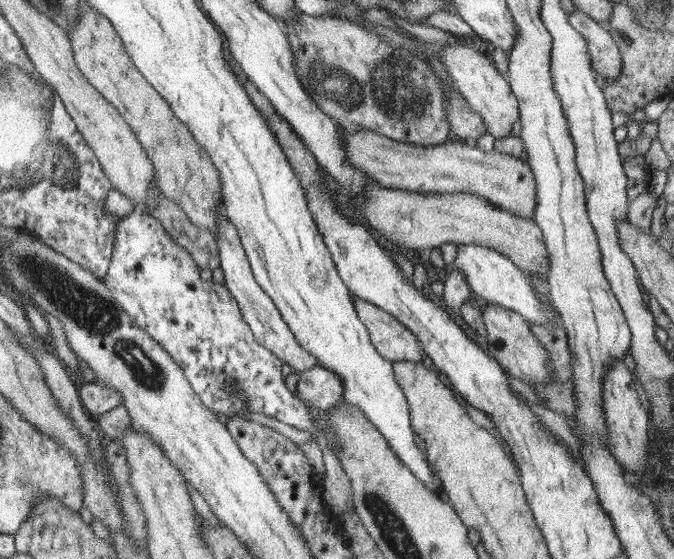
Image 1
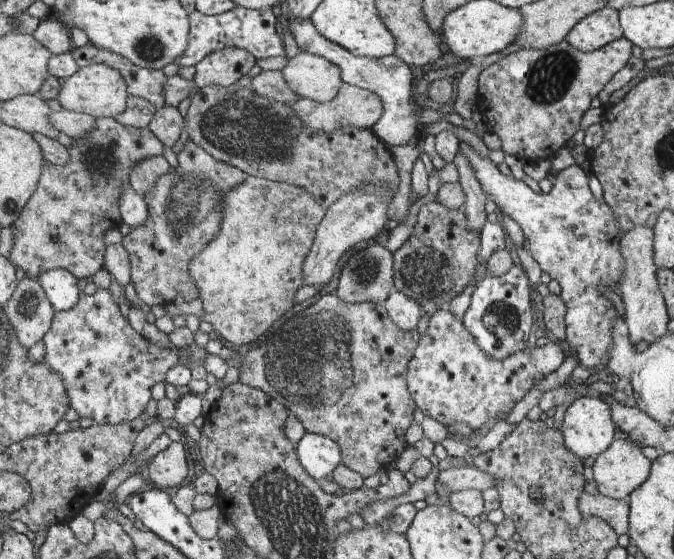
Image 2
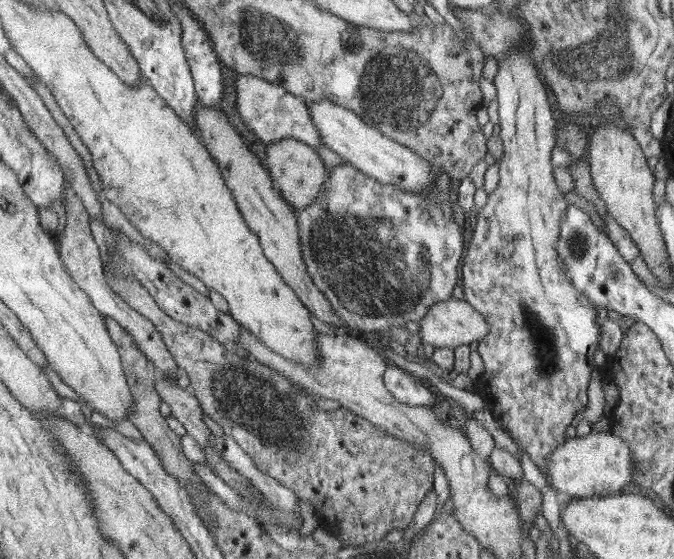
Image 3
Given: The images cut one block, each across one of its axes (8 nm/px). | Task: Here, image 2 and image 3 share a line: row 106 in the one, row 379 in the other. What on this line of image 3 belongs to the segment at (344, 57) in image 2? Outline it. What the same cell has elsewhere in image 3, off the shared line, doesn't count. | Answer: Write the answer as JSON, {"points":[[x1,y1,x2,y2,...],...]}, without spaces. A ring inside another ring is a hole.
{"points":[[395,364,388,365,385,374,382,375,382,382,395,400,407,405,429,405,442,410,446,404,444,396]]}

